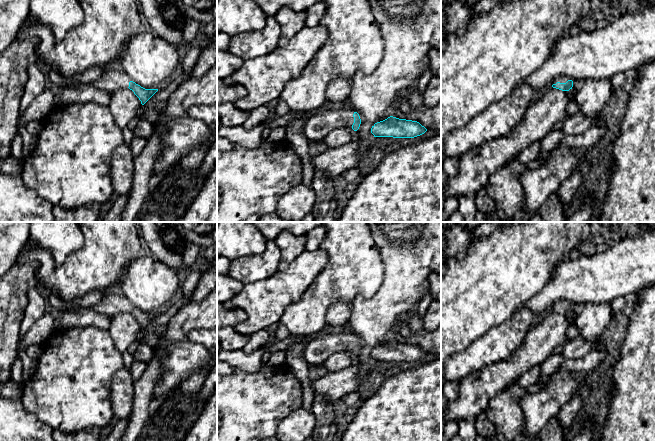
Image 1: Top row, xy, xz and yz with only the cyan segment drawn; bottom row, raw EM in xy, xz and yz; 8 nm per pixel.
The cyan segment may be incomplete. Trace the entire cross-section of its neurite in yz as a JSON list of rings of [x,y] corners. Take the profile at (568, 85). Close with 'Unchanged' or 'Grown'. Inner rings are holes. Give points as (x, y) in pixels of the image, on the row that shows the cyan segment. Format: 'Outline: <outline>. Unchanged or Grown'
Outline: [[[561,75],[553,81],[552,87],[562,91],[569,91],[573,87],[573,81]]]. Grown

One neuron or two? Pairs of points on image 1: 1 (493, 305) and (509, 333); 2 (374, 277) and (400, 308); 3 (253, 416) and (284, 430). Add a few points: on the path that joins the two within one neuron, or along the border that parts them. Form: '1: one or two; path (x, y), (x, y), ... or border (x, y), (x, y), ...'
1: two; border (518, 308), (507, 319), (490, 328), (483, 335)
2: two; border (383, 262), (381, 285), (371, 297), (361, 297)
3: two; border (294, 411), (291, 411), (275, 430)

